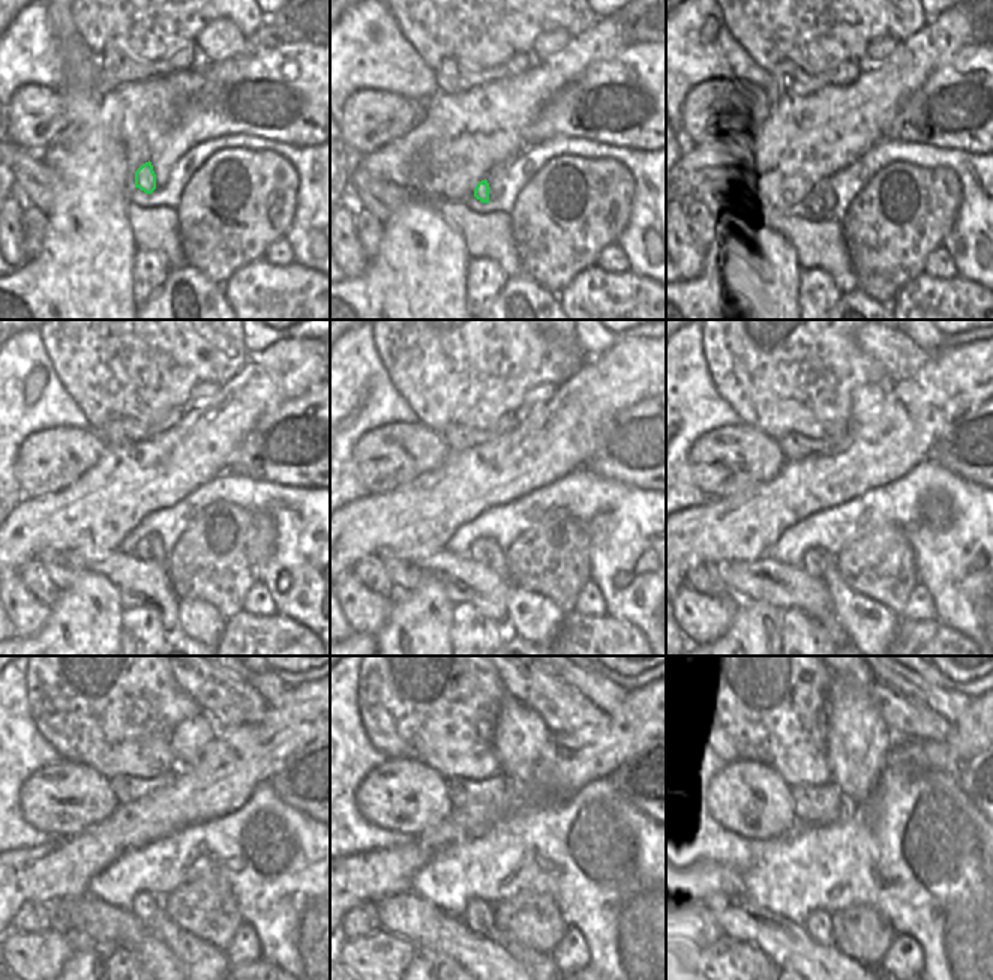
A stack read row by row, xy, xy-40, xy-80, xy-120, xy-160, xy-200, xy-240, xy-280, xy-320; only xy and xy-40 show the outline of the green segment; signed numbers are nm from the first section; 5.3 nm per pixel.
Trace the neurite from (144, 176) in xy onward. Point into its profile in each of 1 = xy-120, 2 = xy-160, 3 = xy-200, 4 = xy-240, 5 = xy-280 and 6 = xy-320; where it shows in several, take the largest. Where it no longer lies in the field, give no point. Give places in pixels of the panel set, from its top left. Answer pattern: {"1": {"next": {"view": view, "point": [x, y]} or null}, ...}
{"1": {"next": {"view": "xy-120", "point": [143, 551]}}, "2": {"next": {"view": "xy-160", "point": [477, 553]}}, "3": {"next": {"view": "xy-200", "point": [813, 563]}}, "4": {"next": {"view": "xy-240", "point": [144, 904]}}, "5": {"next": {"view": "xy-280", "point": [479, 916]}}, "6": {"next": {"view": "xy-320", "point": [818, 923]}}}

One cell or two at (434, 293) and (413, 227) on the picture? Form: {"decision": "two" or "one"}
{"decision": "one"}

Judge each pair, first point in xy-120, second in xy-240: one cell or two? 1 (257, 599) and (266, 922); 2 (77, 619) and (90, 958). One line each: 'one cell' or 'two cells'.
1: two cells
2: one cell

